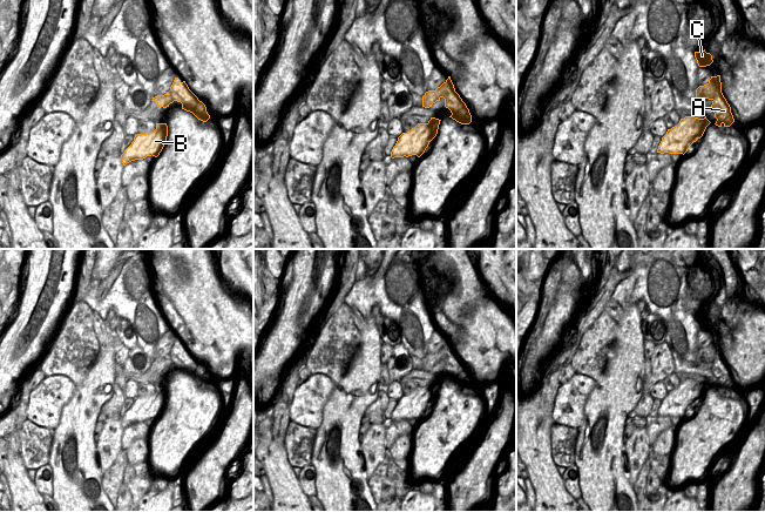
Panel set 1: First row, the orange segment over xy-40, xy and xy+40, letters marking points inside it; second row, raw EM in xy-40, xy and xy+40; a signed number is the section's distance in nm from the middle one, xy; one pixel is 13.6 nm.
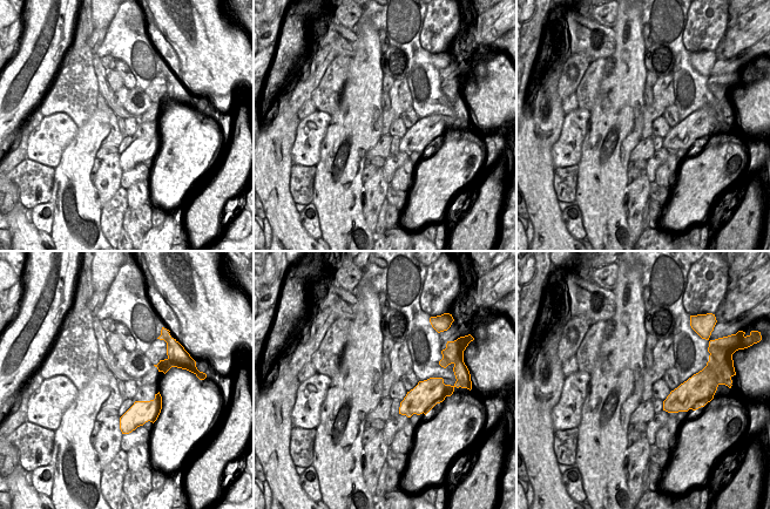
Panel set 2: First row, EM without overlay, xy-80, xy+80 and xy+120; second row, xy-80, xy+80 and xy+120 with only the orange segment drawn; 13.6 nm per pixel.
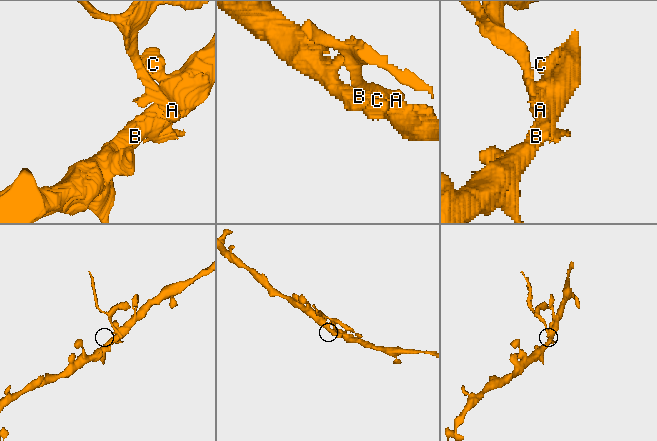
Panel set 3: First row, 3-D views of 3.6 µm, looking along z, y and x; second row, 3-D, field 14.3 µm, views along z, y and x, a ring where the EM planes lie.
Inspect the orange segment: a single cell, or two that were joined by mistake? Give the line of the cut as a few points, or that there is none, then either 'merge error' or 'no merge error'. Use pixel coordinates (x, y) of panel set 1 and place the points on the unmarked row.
cut xy (440, 349), (455, 355); merge error

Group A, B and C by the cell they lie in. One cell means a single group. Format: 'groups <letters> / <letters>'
groups A / B C

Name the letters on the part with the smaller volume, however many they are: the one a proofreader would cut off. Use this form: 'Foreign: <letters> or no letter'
Foreign: A

